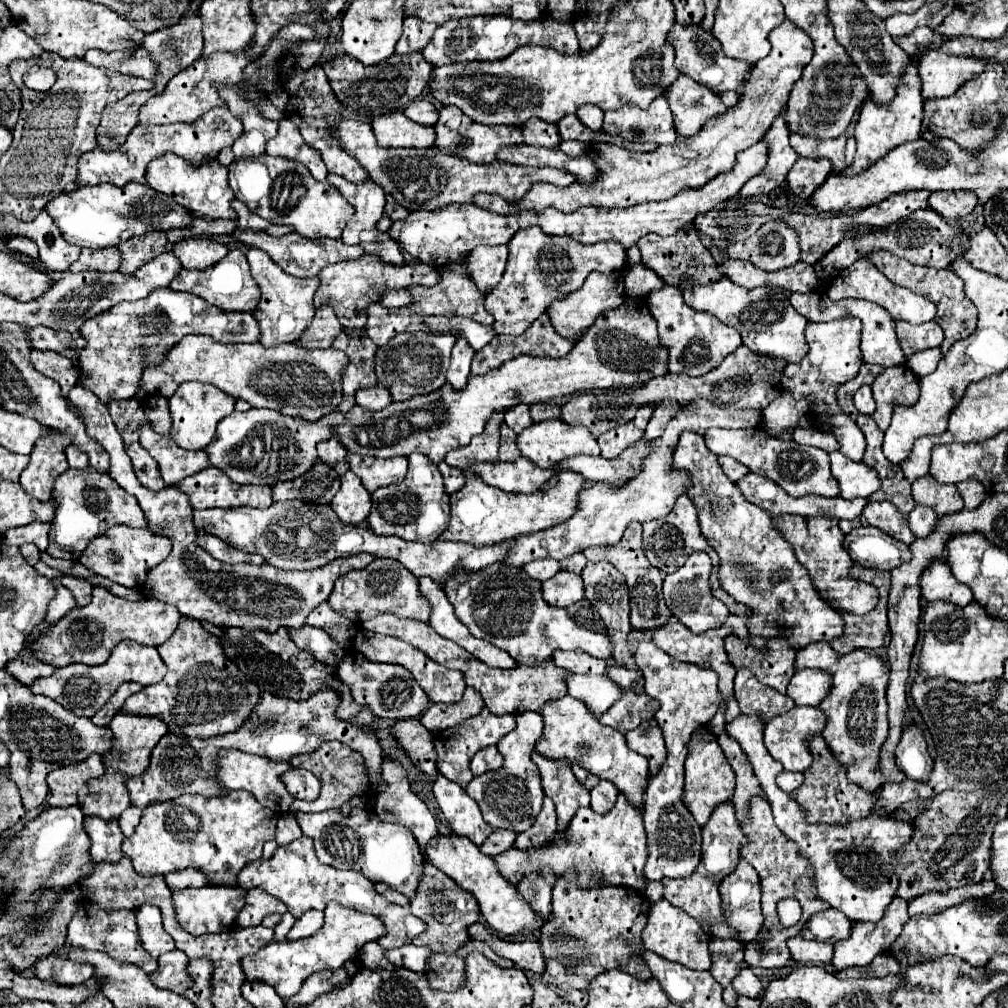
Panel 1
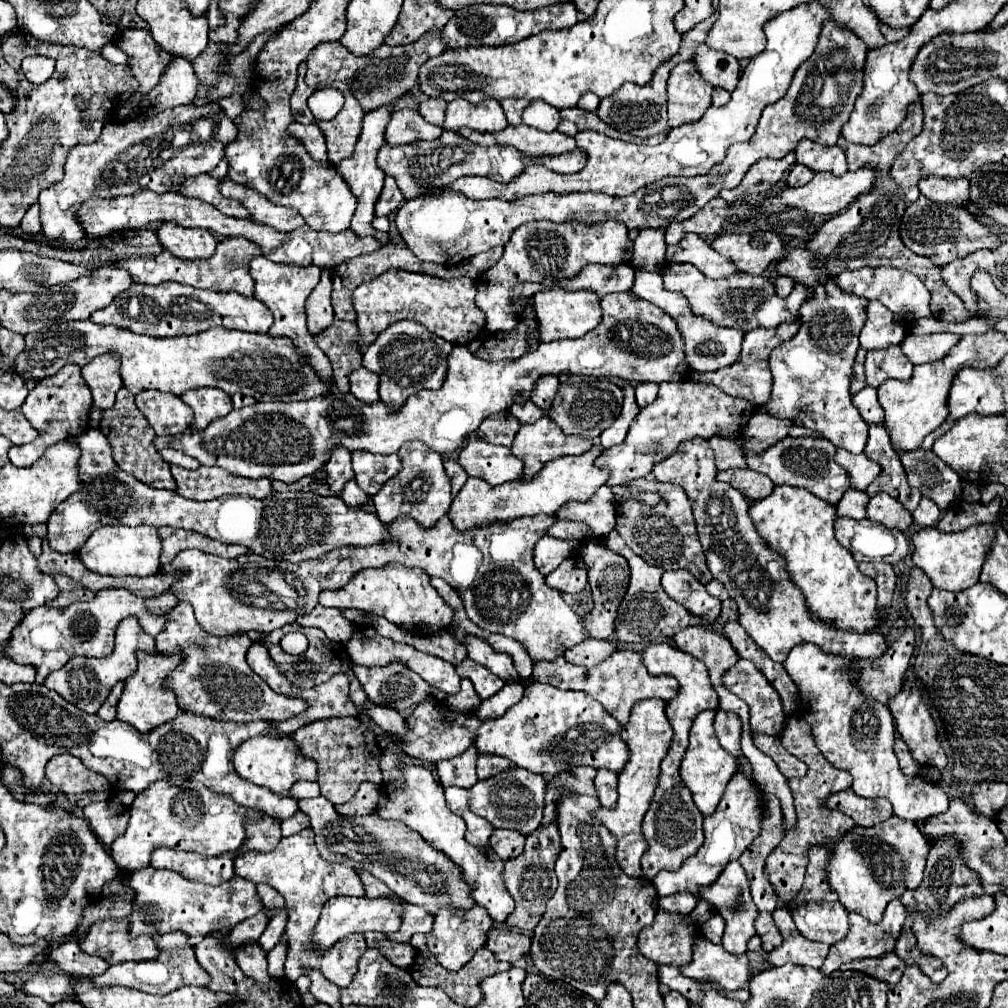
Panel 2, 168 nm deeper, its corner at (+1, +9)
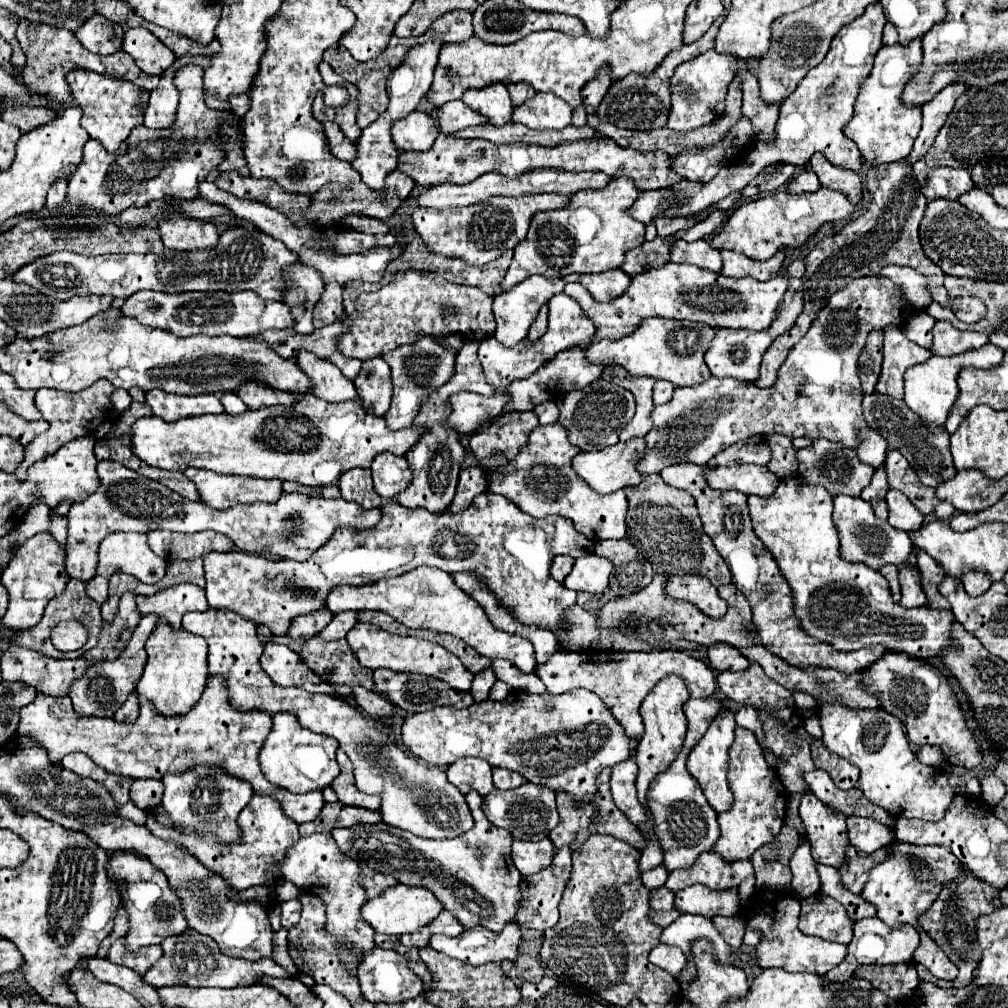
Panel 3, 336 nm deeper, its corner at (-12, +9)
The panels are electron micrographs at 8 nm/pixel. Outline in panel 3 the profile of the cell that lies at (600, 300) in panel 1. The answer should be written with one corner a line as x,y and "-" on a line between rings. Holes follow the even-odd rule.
559,293
549,301
549,327
547,327
547,333
539,341
533,343
529,339
523,339
513,347
505,347
505,345
499,345
499,341
495,341
495,337
487,337
479,345
479,361
483,365
487,383
493,385
495,389
505,389
511,381
533,375
541,365
545,365
549,359
553,359
559,351
569,349
573,345
589,343
593,335
595,335
595,327
591,325
591,319
585,317
579,303
573,297

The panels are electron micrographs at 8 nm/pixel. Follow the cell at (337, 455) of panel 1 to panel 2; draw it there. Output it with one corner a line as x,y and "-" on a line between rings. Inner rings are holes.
338,445
332,449
332,455
326,463
326,473
328,473
332,495
338,495
342,491
342,485
354,477
354,471
350,465
350,451
346,447

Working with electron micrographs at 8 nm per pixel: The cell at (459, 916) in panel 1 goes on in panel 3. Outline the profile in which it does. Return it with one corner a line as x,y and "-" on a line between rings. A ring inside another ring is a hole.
509,923
501,933
491,933
485,927
473,927
461,933
459,937
435,935
429,945
459,961
483,965
489,961
495,963
501,963
505,959
515,961
515,957
519,955
517,951
519,943
521,943
521,929
517,923

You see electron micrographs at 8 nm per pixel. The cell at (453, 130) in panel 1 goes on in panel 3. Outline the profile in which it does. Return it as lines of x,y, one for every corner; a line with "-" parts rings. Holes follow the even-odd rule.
495,81
495,85
487,85
487,89
471,89
463,93
461,99
473,111
483,113
493,125
505,125
511,121
513,105
505,85
499,85
499,81

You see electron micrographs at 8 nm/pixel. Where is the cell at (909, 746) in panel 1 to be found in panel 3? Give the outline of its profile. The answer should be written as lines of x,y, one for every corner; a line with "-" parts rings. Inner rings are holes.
887,653
879,661
871,663
863,671
863,689
875,693
881,701
881,709
901,719
907,727
907,737
917,747
937,745
951,765
973,769
981,763
983,755
977,739
965,723
965,715
959,709
959,701
953,693
951,683
935,665
913,659
905,653

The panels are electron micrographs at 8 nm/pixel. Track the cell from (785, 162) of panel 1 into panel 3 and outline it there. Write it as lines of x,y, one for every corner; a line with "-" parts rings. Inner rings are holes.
787,163
765,167
763,173
759,173
759,177
755,177
751,181
751,185
747,185
747,189
743,189
743,199
751,199
759,193
771,193
771,191
779,189
795,175
795,171
797,171
797,167
787,165

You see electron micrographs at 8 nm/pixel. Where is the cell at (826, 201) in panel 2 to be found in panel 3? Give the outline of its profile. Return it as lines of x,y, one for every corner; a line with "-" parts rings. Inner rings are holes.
821,187
815,193
789,195
781,189
773,195
745,203
739,209
735,209
729,215
727,223
719,229
719,233
713,235
709,245
713,249
731,249
731,251
745,253
749,259
755,259
755,261
767,261
777,251
783,251
783,247
797,249
805,245
819,231
821,225
833,223
837,219
845,219
851,213
853,213
853,205
839,191

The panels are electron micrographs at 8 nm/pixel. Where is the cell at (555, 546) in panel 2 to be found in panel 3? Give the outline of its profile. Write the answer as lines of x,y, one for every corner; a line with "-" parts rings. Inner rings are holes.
557,555
551,565
551,577
563,583
563,579
571,573
571,569
573,569
573,559
569,555

